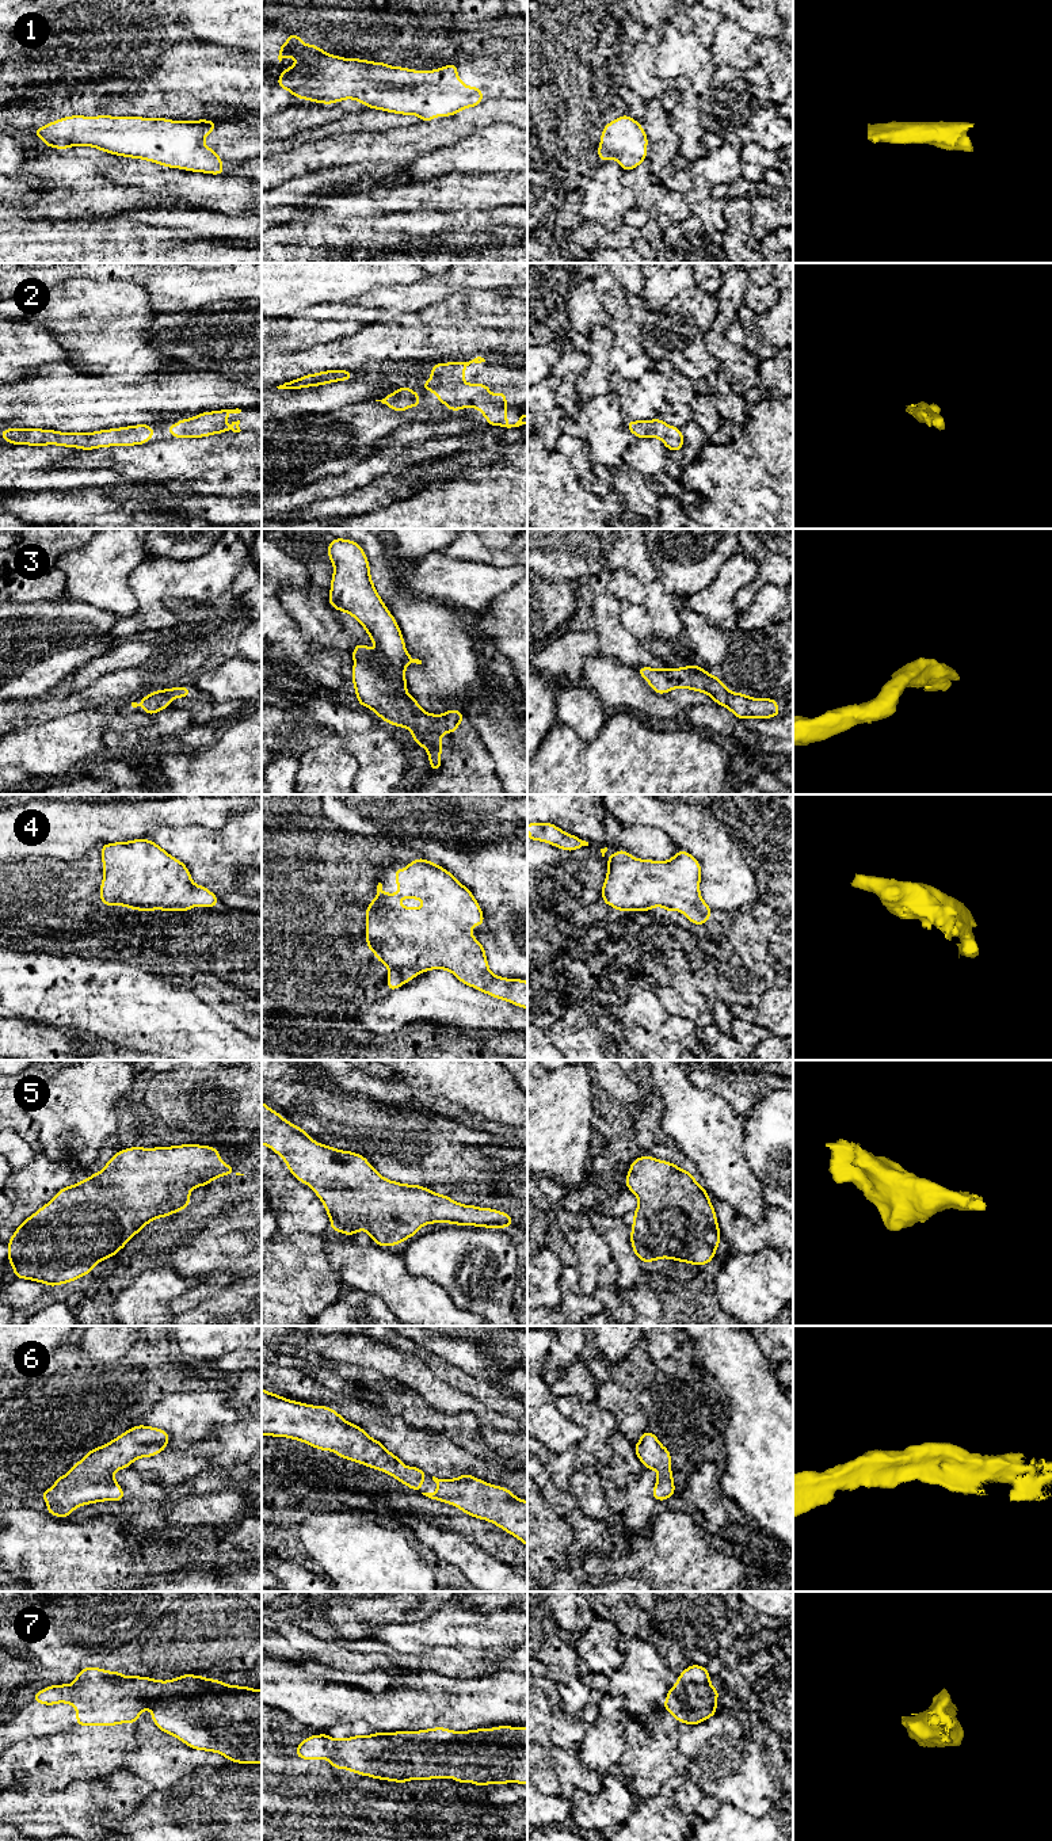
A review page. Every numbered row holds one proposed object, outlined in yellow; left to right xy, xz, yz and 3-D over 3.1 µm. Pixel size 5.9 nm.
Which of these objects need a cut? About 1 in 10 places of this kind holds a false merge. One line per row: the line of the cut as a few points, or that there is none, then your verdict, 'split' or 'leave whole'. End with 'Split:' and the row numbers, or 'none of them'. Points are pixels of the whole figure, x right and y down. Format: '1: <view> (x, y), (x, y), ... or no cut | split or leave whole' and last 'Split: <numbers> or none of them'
1: no cut | leave whole
2: no cut | leave whole
3: no cut | leave whole
4: no cut | leave whole
5: no cut | leave whole
6: no cut | leave whole
7: no cut | leave whole
Split: none of them

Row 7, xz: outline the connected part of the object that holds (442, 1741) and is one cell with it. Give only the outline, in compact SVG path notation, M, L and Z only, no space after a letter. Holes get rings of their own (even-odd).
M499 1726L469 1731L435 1727L420 1731L380 1733L335 1739L327 1734L302 1739L296 1757L302 1760L329 1760L333 1769L346 1769L373 1779L407 1783L451 1777L457 1783L527 1784L527 1728Z

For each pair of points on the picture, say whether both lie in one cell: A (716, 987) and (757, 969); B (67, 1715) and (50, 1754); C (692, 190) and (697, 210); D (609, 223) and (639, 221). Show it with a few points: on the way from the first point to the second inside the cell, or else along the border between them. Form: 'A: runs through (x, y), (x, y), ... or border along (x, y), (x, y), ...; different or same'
A: runs through (725, 983), (731, 983), (735, 979), (747, 979); same
B: border along (75, 1725), (49, 1735), (30, 1738); different
C: runs through (697, 195), (697, 205); same
D: border along (636, 206), (625, 213), (622, 223); different

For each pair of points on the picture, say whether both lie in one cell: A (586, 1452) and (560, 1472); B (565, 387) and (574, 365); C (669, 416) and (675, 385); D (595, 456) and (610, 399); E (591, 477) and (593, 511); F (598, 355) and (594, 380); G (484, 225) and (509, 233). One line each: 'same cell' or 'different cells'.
A: different cells
B: same cell
C: same cell
D: same cell
E: different cells
F: same cell
G: different cells

